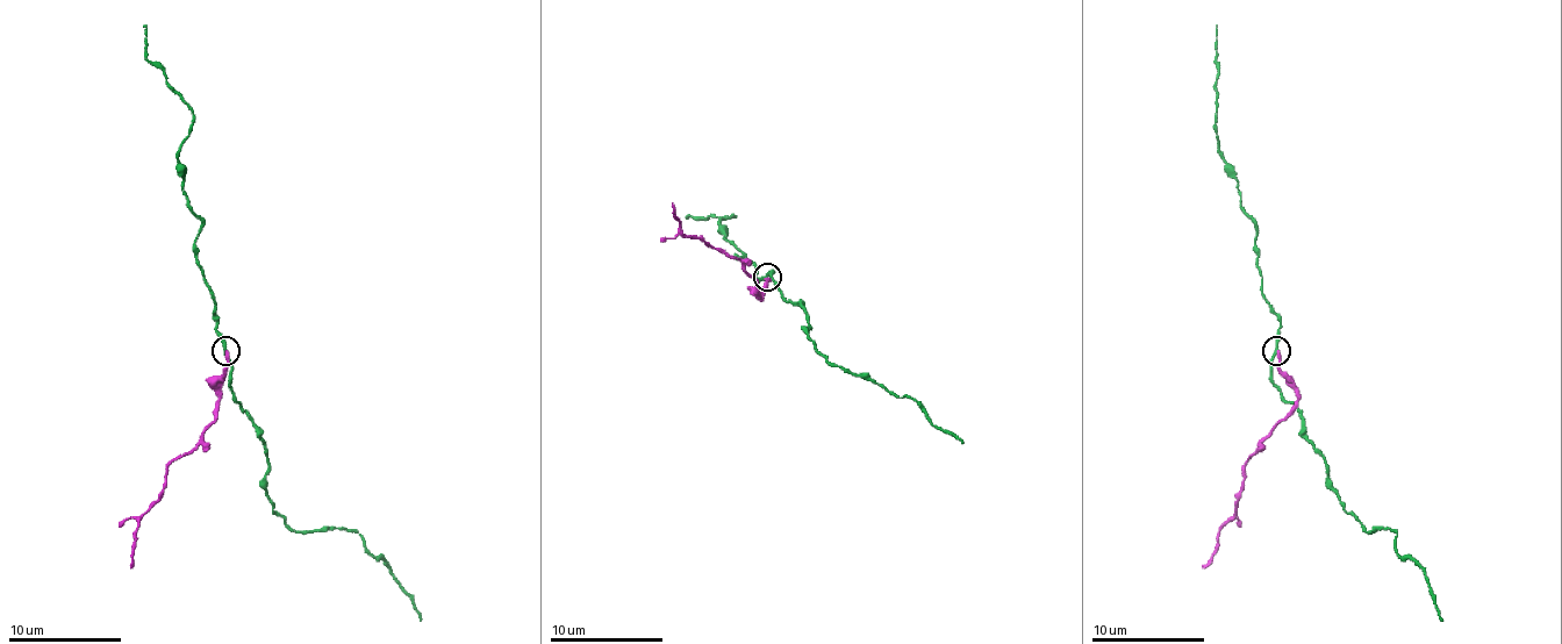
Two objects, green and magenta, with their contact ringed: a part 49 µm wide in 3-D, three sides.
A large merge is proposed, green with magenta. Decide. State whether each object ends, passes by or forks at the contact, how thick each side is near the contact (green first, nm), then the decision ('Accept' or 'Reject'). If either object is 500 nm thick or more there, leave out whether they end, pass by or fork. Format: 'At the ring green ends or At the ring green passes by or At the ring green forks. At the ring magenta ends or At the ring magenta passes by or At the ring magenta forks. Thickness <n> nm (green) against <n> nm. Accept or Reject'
At the ring green passes by. At the ring magenta ends. Thickness 190 nm (green) against 240 nm. Reject

